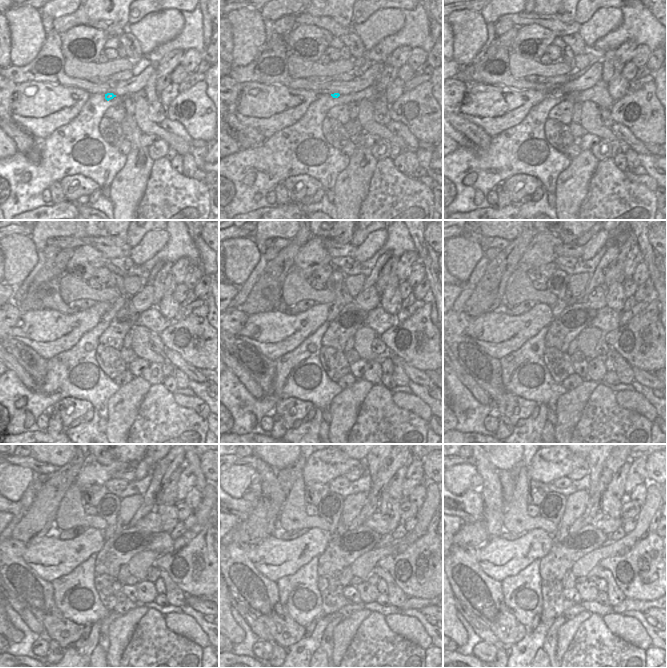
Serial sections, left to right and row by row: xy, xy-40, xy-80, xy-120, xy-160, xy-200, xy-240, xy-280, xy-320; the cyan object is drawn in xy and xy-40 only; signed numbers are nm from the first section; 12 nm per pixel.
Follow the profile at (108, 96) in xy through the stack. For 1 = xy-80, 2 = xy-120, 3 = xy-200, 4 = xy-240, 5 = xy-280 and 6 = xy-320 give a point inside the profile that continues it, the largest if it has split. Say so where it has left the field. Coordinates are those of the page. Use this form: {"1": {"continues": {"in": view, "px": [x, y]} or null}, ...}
{"1": {"continues": {"in": "xy-80", "px": [556, 93]}}, "2": {"continues": {"in": "xy-120", "px": [120, 302]}}, "3": {"continues": {"in": "xy-200", "px": [558, 282]}}, "4": {"continues": {"in": "xy-240", "px": [109, 506]}}, "5": {"continues": {"in": "xy-280", "px": [330, 508]}}, "6": {"continues": {"in": "xy-320", "px": [552, 508]}}}

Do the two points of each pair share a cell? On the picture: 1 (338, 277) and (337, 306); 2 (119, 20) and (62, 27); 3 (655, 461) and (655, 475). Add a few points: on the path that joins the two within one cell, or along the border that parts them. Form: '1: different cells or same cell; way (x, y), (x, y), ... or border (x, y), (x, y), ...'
1: same cell; way (337, 284), (338, 299)
2: same cell; way (105, 14), (86, 14), (76, 18)
3: same cell; way (656, 464), (656, 472)

